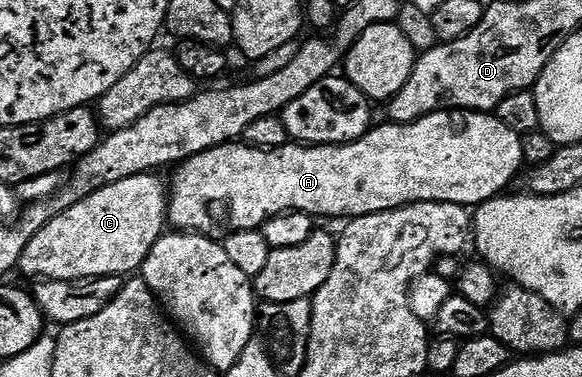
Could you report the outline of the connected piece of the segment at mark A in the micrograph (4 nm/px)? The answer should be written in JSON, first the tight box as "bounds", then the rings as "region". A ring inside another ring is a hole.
{"bounds":[167,110,525,238],"region":[[[442,110],[432,112],[430,116],[424,116],[414,120],[411,124],[395,124],[392,122],[378,123],[370,127],[369,133],[359,138],[354,144],[299,144],[287,142],[282,148],[253,148],[244,142],[230,142],[221,144],[206,152],[200,152],[183,160],[176,165],[177,173],[173,176],[173,184],[168,185],[167,195],[169,197],[168,223],[174,229],[183,232],[197,232],[201,236],[210,238],[224,238],[231,232],[251,232],[260,229],[261,225],[271,216],[281,216],[285,212],[306,212],[308,216],[320,218],[320,216],[345,216],[356,218],[359,216],[370,216],[380,212],[393,212],[396,208],[407,208],[410,204],[464,204],[476,206],[486,204],[488,200],[496,200],[498,196],[506,191],[505,188],[517,176],[517,171],[523,168],[525,149],[522,137],[513,132],[508,126],[497,119],[496,115],[483,112],[471,112],[468,110]]]}

